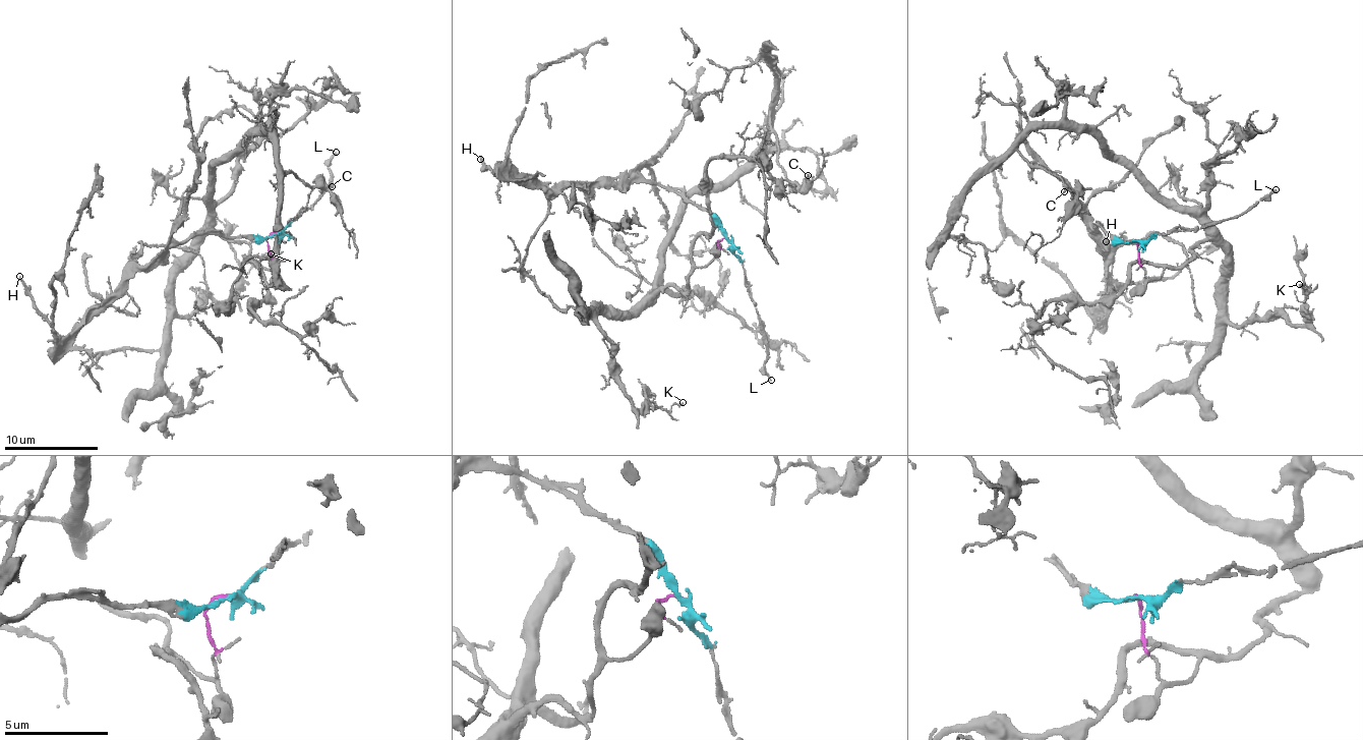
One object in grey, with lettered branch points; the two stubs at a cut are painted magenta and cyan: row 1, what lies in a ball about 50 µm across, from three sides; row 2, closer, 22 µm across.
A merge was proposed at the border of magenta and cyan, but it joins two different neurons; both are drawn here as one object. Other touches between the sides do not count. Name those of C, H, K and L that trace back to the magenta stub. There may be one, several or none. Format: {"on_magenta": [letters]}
{"on_magenta": ["C", "K"]}

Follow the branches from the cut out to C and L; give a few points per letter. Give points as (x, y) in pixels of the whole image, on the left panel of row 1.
C: (275, 234), (273, 270), (224, 239), (205, 206), (209, 170), (250, 134), (272, 135), (285, 171), (332, 187)
L: (275, 234), (330, 186), (329, 164), (337, 153)

